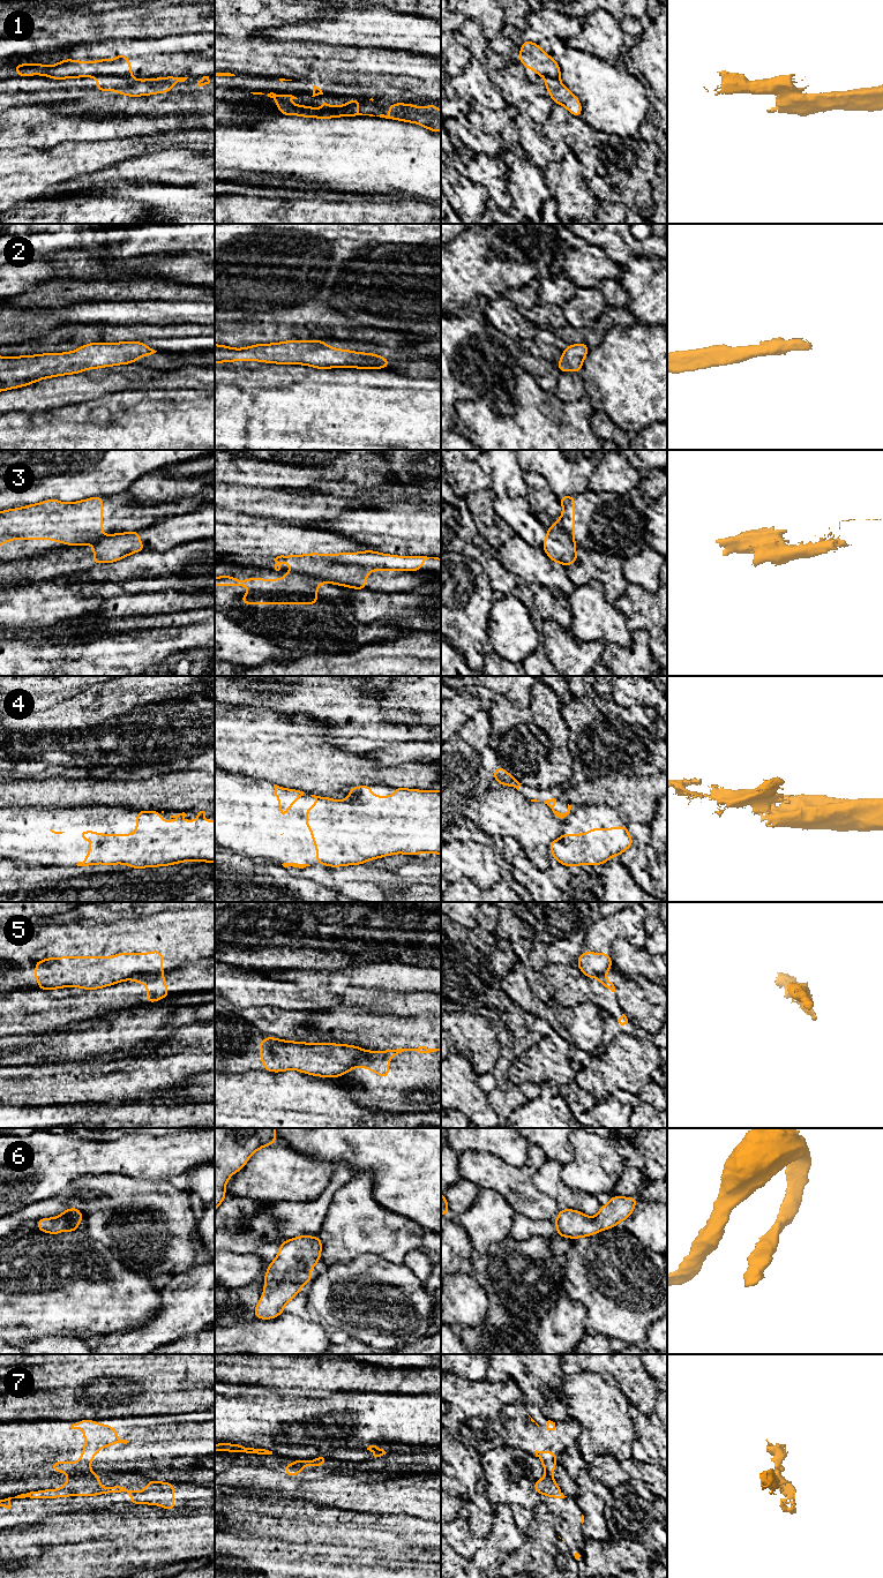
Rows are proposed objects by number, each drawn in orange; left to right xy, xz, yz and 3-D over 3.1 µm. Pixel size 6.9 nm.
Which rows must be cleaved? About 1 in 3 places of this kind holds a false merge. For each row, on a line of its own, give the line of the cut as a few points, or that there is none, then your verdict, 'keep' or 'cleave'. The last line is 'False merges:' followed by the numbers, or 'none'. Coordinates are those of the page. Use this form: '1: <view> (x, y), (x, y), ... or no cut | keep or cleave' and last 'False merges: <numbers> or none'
1: xz (358, 106), (338, 107) | cleave
2: no cut | keep
3: xz (300, 571), (328, 581) | cleave
4: no cut | keep
5: xy (162, 971), (135, 972), (125, 979) | cleave
6: no cut | keep
7: xy (90, 1471), (70, 1478) | cleave
False merges: 1, 3, 5, 7

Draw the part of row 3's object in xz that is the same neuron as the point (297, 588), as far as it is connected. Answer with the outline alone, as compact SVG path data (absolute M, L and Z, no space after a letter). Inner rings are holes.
M285 571L286 577L265 580L263 578L235 579L232 576L215 577L215 586L242 586L253 591L241 596L242 604L316 604L317 585L327 580L301 572Z

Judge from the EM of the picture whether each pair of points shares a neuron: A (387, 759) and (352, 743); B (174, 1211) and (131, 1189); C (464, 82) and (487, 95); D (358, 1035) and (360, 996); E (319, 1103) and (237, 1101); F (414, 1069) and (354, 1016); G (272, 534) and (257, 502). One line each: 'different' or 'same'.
A: same
B: same
C: same
D: different
E: same
F: same
G: different

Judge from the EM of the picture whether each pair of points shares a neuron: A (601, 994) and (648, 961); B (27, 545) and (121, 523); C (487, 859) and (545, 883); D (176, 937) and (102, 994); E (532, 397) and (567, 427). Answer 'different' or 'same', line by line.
A: different
B: same
C: different
D: different
E: same

